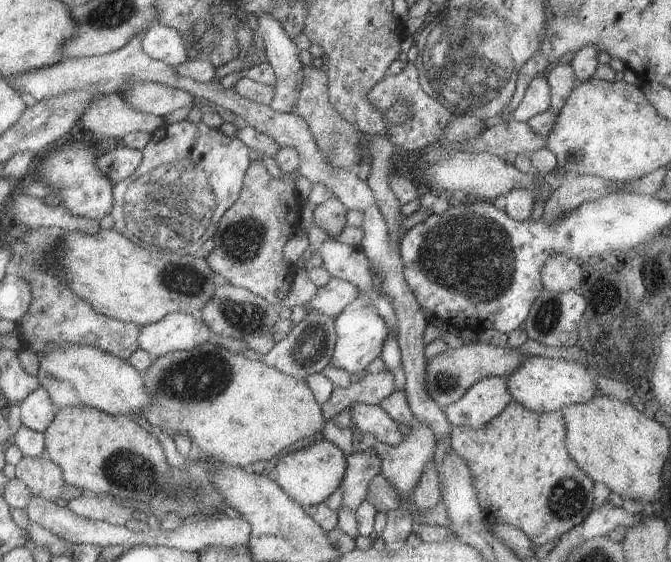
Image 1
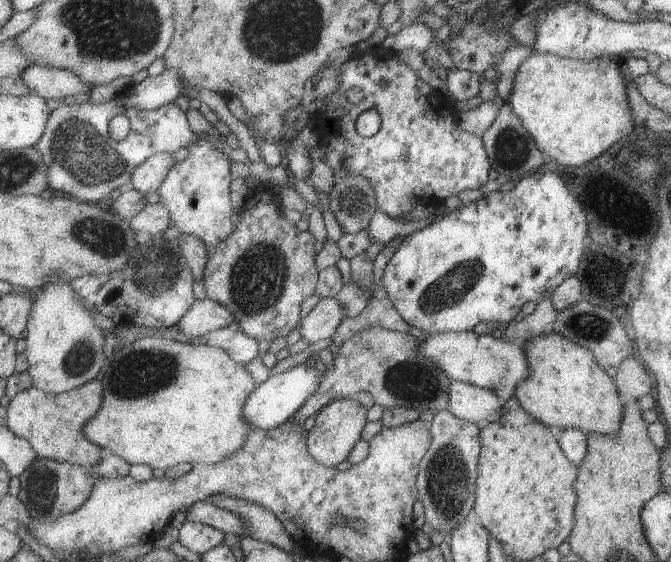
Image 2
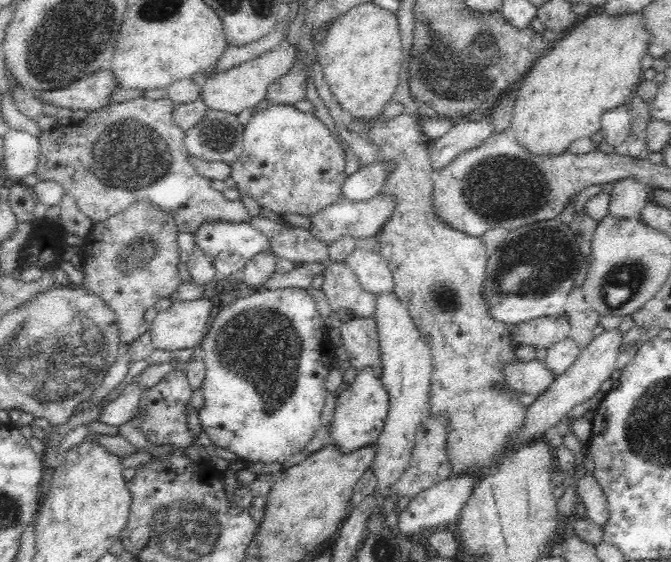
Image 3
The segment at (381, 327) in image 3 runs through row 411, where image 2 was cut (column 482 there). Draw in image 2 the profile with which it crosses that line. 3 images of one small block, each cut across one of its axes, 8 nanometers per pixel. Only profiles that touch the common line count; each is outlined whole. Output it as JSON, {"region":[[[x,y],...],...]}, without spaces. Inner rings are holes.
{"region":[[[451,381],[447,386],[447,409],[467,422],[482,429],[497,422],[501,416],[502,401],[493,390],[473,386],[461,381]]]}

